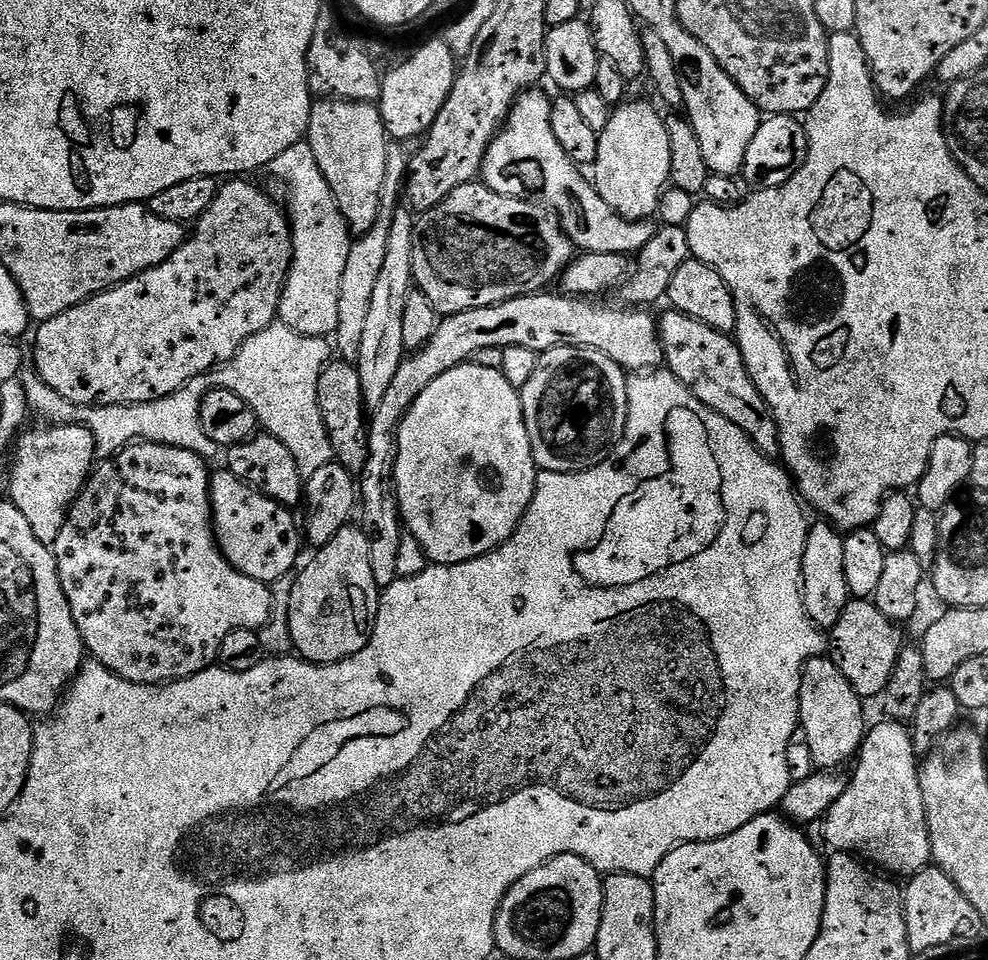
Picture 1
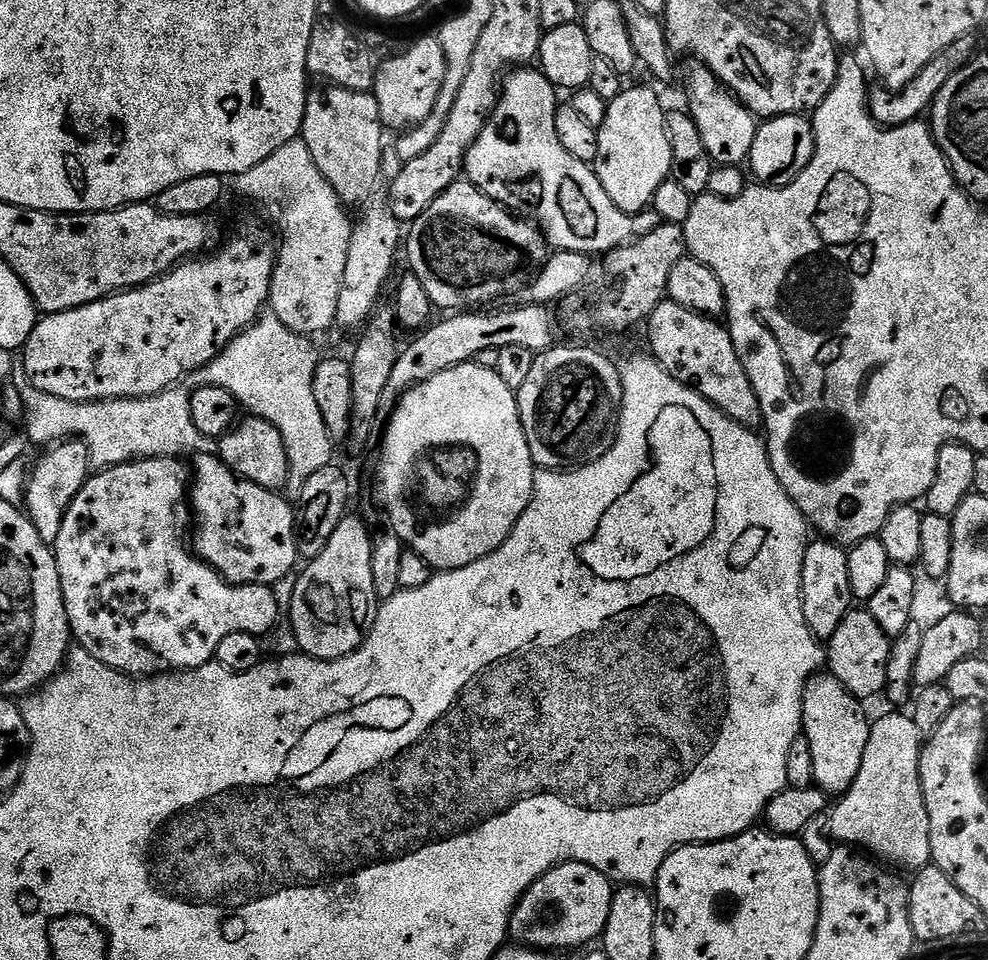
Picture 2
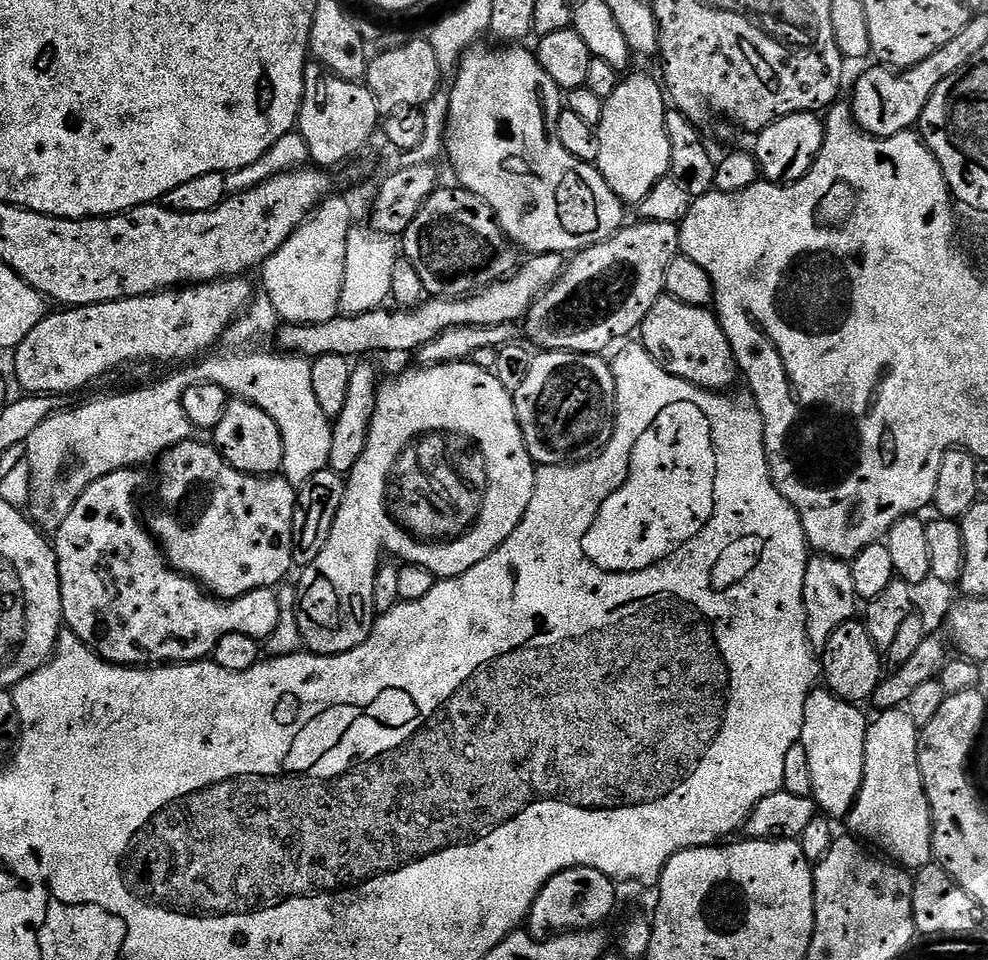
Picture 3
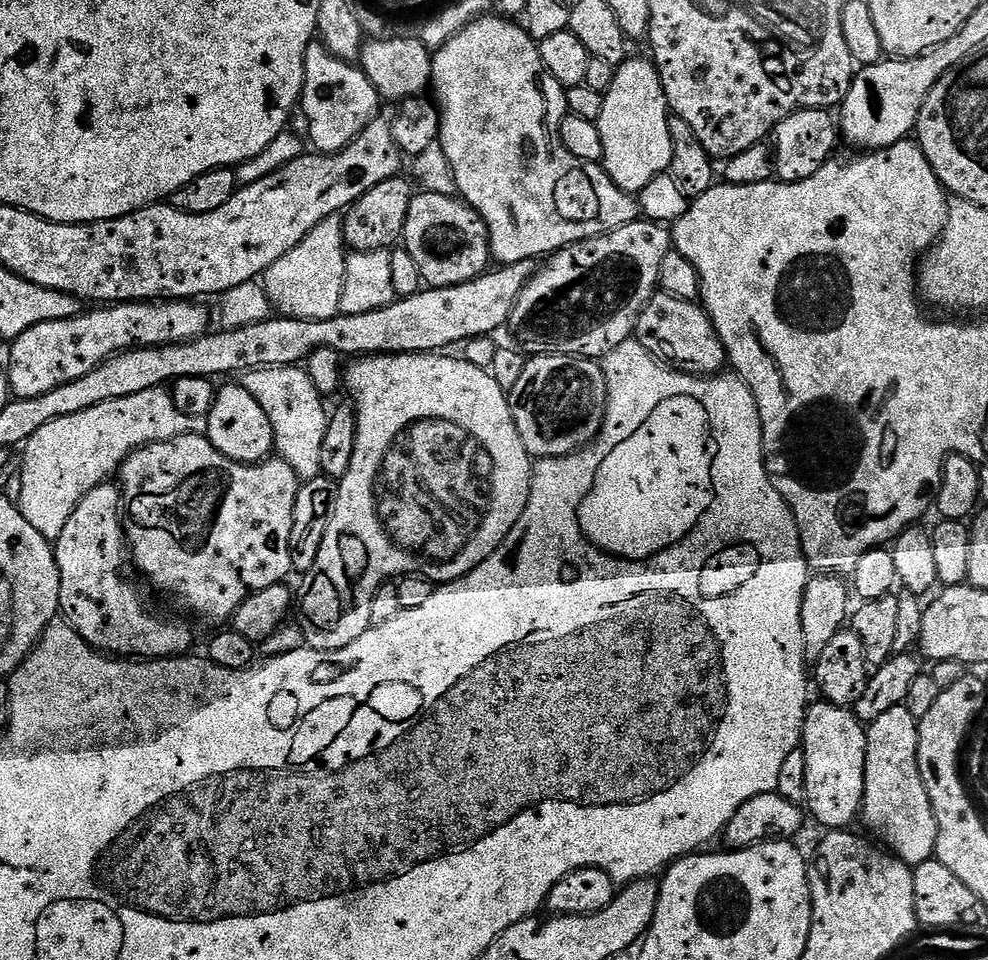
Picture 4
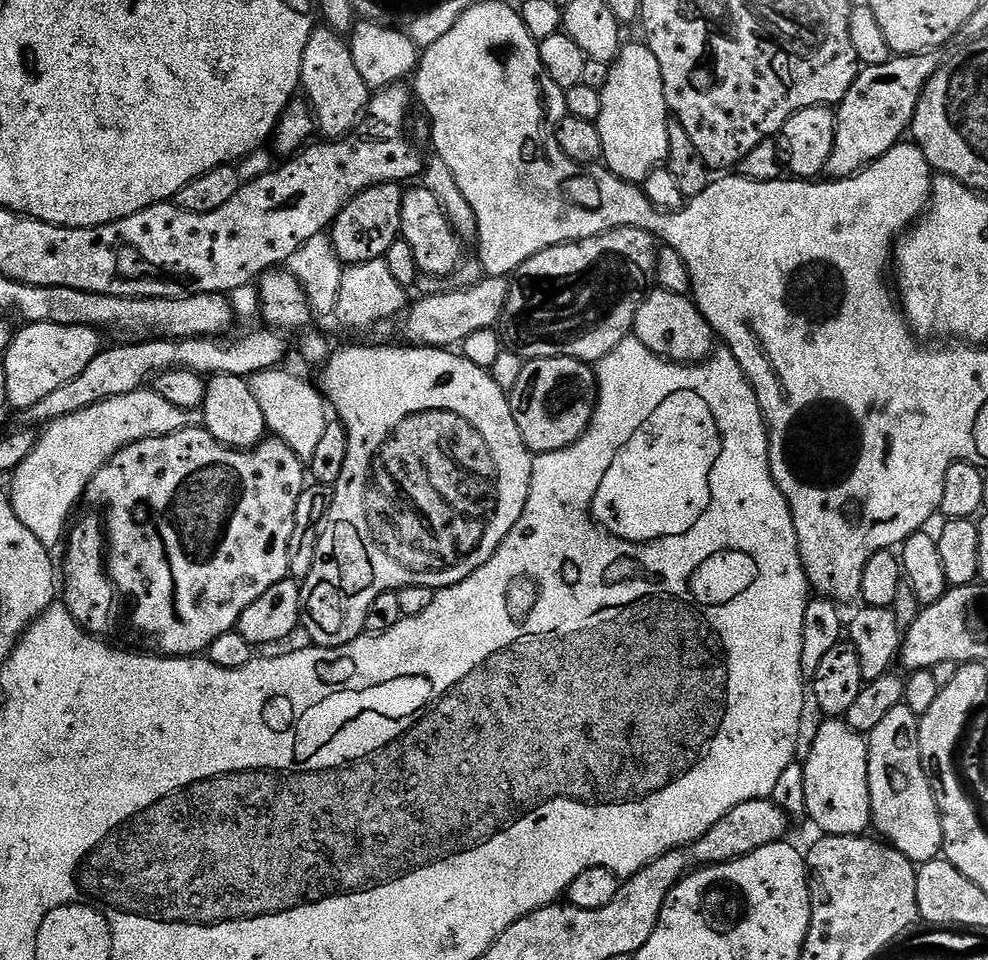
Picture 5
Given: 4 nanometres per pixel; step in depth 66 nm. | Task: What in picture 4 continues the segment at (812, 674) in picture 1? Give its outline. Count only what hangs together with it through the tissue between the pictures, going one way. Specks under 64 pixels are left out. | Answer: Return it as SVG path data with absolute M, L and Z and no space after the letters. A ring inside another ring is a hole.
M813 703L804 718L802 751L806 754L806 808L811 819L813 816L824 830L848 830L862 816L868 733L855 711L819 703Z

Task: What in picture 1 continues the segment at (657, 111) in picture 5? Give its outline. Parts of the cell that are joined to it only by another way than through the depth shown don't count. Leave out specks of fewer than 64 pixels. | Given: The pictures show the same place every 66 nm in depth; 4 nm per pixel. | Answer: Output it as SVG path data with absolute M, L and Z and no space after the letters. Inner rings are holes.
M632 100L613 107L610 122L606 122L606 130L599 132L598 158L594 165L594 183L602 202L610 206L612 212L617 212L621 218L629 222L648 220L657 215L660 210L660 196L670 181L670 134L664 125L665 117L656 113L655 103L647 104L644 100Z

